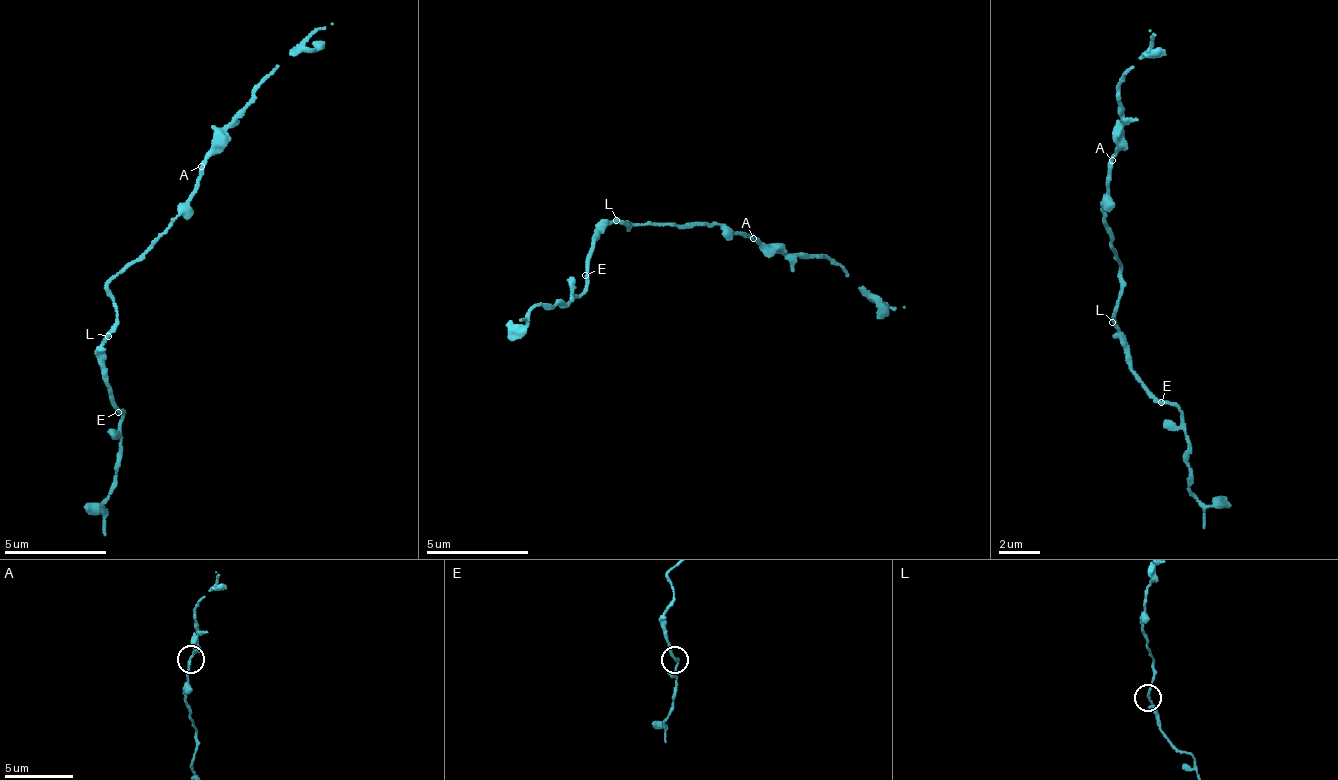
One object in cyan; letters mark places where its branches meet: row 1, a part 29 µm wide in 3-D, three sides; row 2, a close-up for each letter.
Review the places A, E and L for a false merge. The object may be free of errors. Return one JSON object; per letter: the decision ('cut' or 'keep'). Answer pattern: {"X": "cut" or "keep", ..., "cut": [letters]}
{"A": "keep", "E": "keep", "L": "keep", "cut": []}

